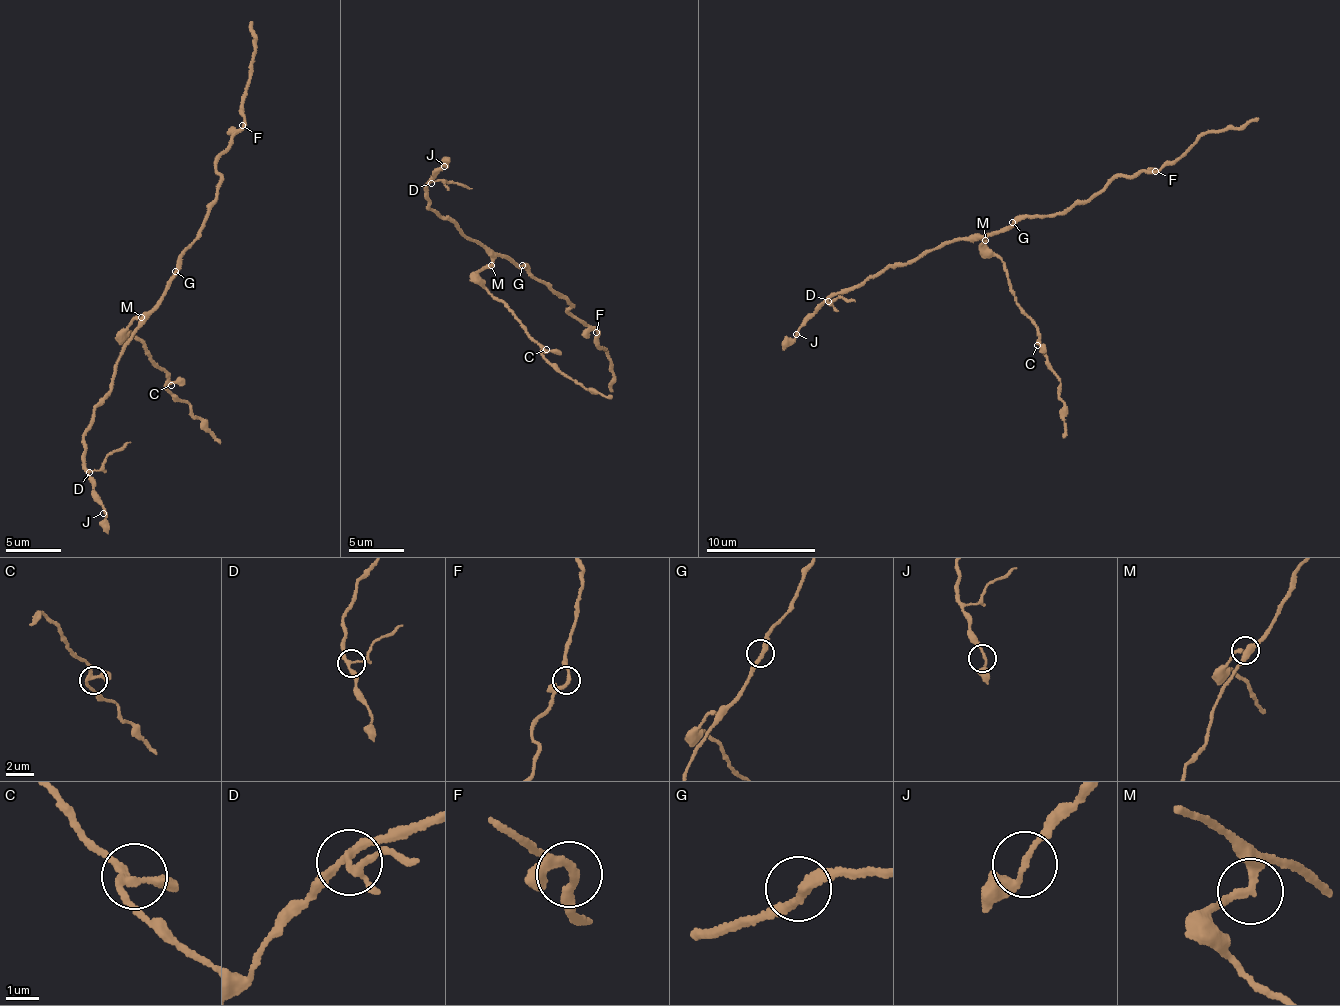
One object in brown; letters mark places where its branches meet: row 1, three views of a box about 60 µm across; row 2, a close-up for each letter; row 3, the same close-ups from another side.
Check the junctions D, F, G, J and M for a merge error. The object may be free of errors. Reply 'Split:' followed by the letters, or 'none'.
Split: M

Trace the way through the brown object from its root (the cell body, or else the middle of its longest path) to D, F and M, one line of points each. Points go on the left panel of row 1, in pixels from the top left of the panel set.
D: (177, 272), (116, 364), (112, 386), (83, 435), (83, 453), (89, 472)
F: (177, 272), (182, 261), (180, 255), (189, 247), (215, 198), (218, 179), (216, 163), (242, 125)
M: (177, 272), (155, 308), (141, 318)

